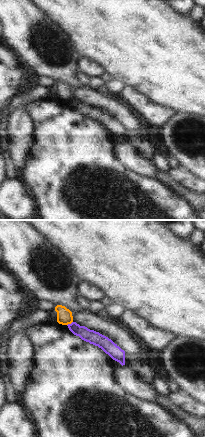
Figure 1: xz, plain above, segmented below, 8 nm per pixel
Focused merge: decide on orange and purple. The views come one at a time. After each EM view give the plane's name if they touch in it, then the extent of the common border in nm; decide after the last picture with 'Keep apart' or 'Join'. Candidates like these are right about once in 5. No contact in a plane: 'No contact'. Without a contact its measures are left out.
Touches orange in xz. Shared border 60 nm

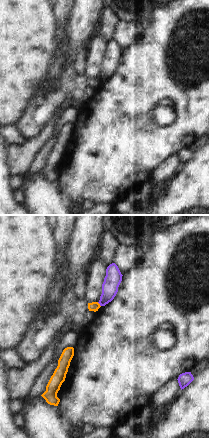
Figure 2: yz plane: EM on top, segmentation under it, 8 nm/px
Touches orange in yz. Shared border 50 nm

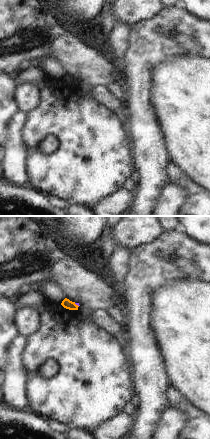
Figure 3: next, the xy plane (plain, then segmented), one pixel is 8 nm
Touches orange in xy. Shared border 50 nm

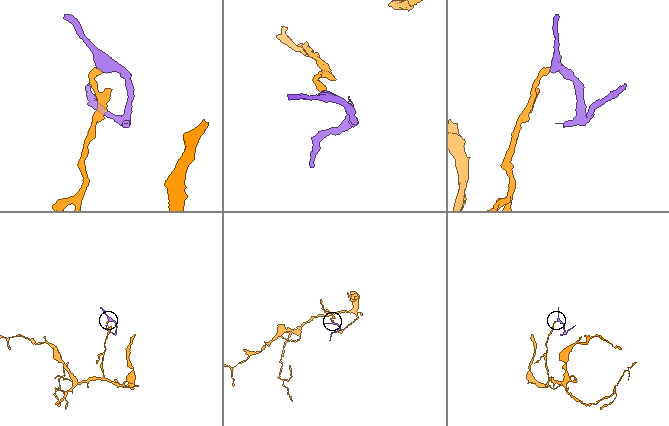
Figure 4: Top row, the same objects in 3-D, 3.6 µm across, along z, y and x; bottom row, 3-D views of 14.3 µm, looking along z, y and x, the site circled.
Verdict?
Keep apart

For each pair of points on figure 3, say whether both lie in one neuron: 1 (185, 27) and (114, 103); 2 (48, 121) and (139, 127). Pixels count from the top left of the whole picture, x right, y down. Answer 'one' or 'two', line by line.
1: two
2: two

